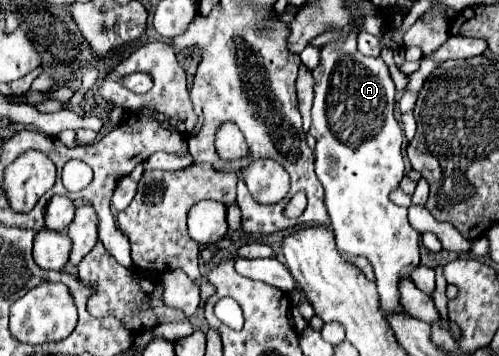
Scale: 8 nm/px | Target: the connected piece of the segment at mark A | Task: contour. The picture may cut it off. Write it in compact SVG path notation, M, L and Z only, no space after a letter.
M349 24L343 32L353 34L325 44L321 48L321 64L313 70L315 100L309 134L317 138L313 150L315 172L325 190L325 206L337 248L347 256L365 256L375 270L383 310L401 312L401 306L389 308L385 302L395 300L399 304L397 282L407 278L411 268L419 266L421 234L409 226L407 208L397 206L389 198L405 176L401 154L403 130L393 116L395 84L381 58L359 54L355 26Z

